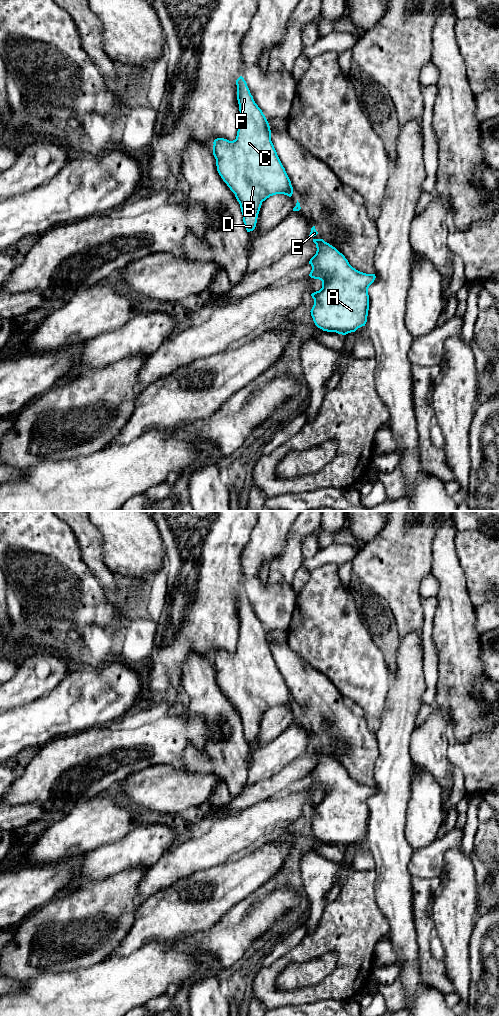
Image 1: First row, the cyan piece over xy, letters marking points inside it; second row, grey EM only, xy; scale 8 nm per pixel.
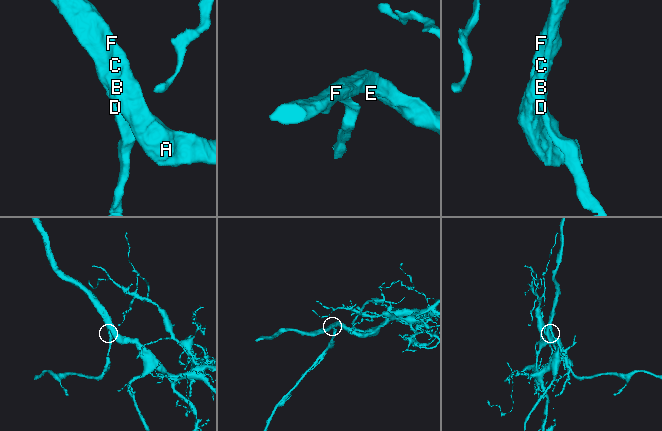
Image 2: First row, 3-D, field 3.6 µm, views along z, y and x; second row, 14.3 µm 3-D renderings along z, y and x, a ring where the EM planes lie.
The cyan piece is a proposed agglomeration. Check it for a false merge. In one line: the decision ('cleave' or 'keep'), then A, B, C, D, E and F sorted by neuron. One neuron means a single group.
keep; groups A B C D E F

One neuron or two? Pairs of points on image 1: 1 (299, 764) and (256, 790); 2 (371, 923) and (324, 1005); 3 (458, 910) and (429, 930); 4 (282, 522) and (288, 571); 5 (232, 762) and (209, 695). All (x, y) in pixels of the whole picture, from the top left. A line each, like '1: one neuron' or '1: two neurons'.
1: one neuron
2: two neurons
3: two neurons
4: two neurons
5: one neuron

